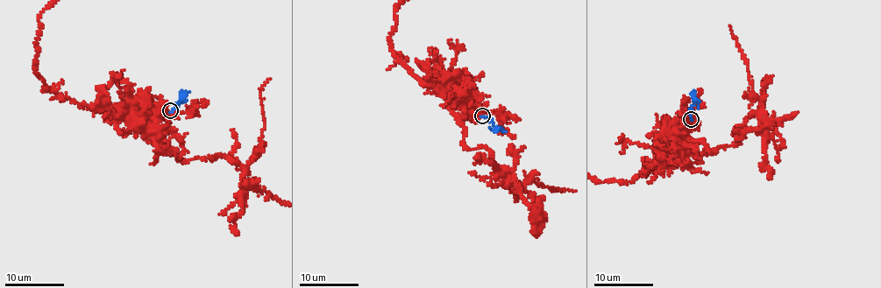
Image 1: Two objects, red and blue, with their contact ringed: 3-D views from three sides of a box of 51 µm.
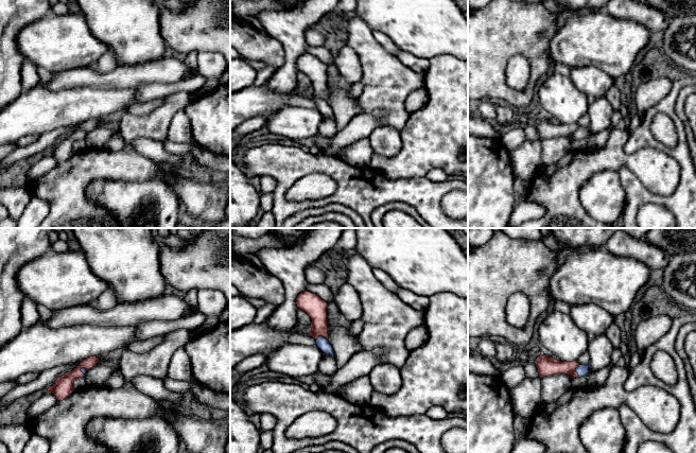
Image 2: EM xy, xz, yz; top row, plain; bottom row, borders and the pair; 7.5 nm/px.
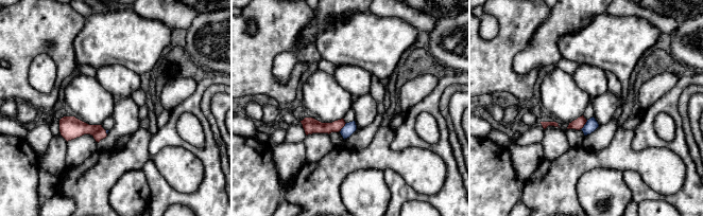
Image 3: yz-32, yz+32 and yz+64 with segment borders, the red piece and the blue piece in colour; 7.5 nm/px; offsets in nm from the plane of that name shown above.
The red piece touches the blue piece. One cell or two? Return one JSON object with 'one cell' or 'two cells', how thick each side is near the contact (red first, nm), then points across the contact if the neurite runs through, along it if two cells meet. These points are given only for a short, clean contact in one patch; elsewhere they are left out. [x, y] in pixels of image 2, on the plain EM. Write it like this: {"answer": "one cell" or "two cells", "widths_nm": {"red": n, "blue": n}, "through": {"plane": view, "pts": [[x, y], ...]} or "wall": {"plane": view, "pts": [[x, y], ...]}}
{"answer": "one cell", "widths_nm": {"red": 150, "blue": 80}, "through": {"plane": "yz", "pts": [[546, 127], [575, 132], [581, 132]]}}

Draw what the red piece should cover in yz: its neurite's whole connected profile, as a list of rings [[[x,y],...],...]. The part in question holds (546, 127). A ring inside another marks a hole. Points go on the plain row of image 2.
[[[550,118],[538,119],[535,126],[540,141],[558,136],[564,136],[575,141],[589,136],[589,126],[580,127],[577,123],[560,124]]]

